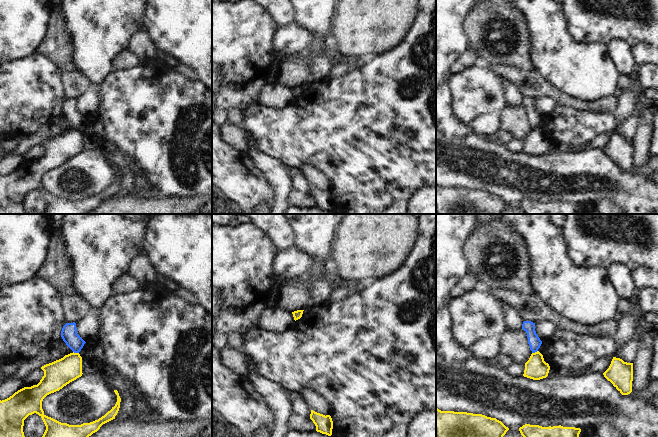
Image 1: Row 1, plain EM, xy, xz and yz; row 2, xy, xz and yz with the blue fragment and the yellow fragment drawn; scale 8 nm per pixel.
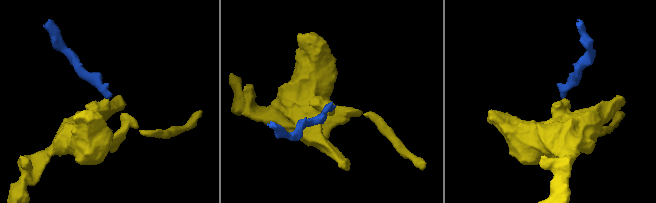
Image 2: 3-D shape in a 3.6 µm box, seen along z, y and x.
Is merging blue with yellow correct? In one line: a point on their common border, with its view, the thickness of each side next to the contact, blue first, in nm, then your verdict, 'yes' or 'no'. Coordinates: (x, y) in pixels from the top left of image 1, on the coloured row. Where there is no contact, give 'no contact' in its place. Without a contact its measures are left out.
xy (76, 352) | 130/220 nm | no

